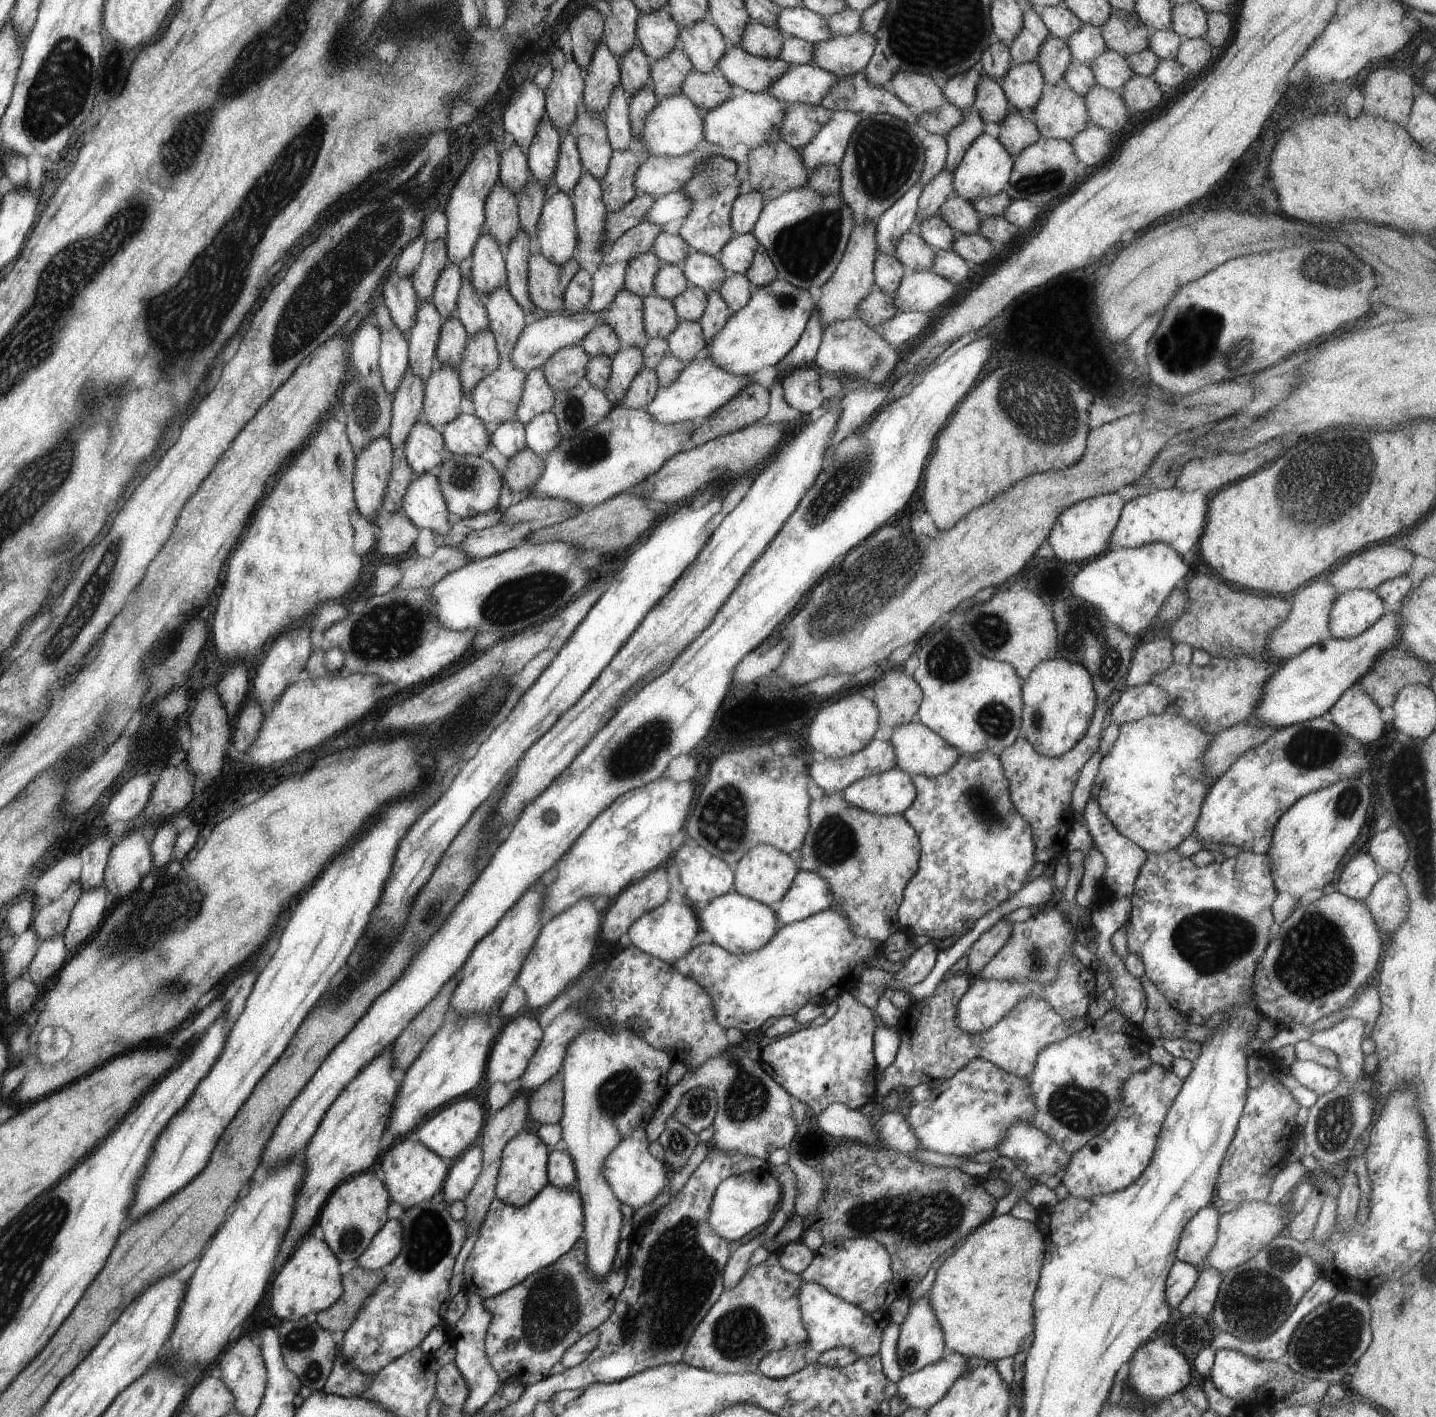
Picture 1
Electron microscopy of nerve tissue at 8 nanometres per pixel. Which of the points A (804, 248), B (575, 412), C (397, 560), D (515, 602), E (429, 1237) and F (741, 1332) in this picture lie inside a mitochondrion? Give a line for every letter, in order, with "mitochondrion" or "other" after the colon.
A: mitochondrion
B: mitochondrion
C: other
D: mitochondrion
E: mitochondrion
F: mitochondrion

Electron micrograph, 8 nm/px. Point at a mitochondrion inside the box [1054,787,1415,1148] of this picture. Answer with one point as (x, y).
(1324, 964)

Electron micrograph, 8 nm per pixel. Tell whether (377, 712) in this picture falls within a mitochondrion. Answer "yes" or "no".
no

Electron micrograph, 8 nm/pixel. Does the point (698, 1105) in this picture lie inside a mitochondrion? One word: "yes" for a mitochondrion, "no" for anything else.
yes

